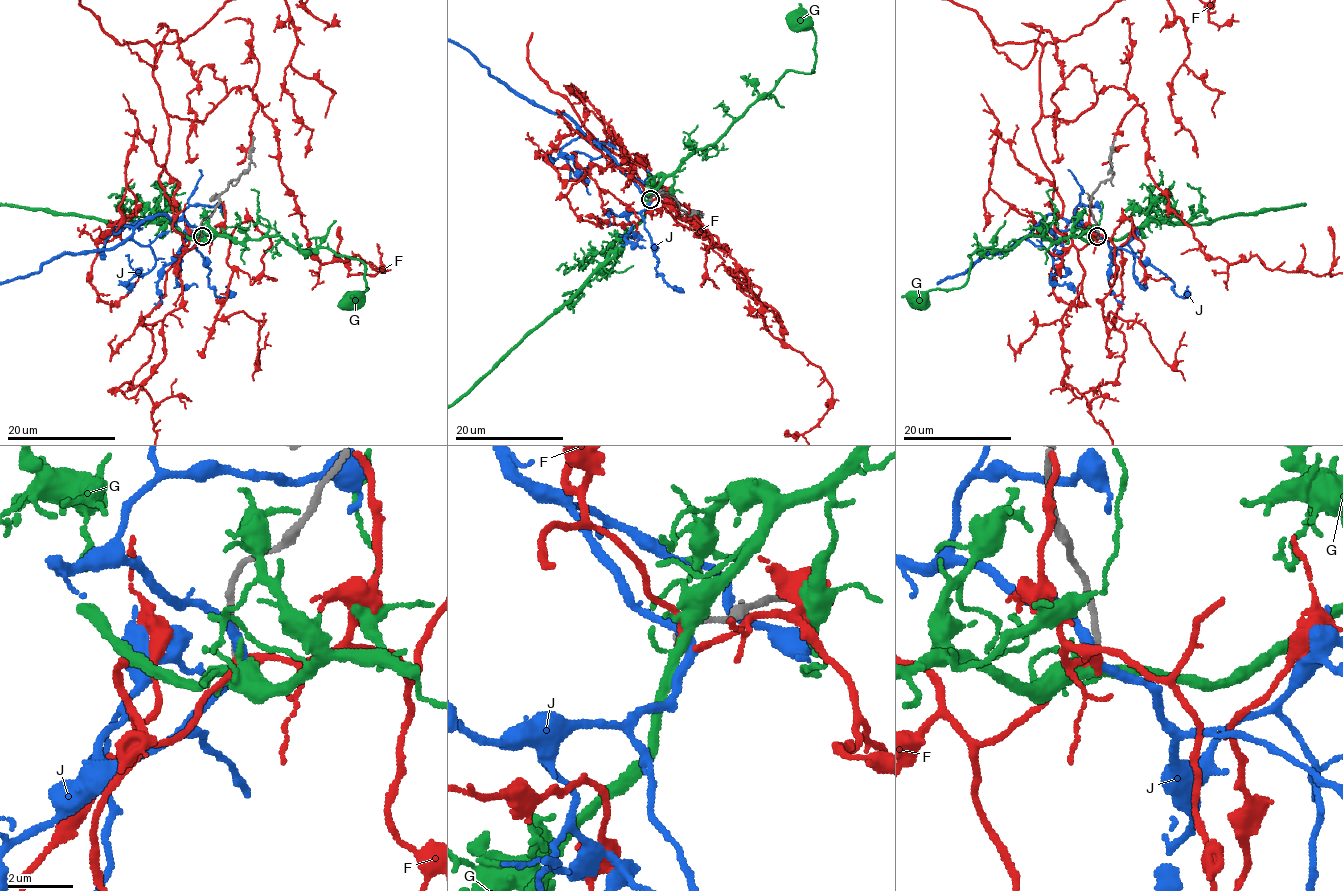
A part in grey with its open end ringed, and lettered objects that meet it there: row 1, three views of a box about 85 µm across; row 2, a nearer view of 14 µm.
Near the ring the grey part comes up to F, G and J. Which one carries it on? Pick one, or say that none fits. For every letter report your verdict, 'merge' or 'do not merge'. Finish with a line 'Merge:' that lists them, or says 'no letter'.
F: do not merge
G: do not merge
J: do not merge
Merge: no letter

